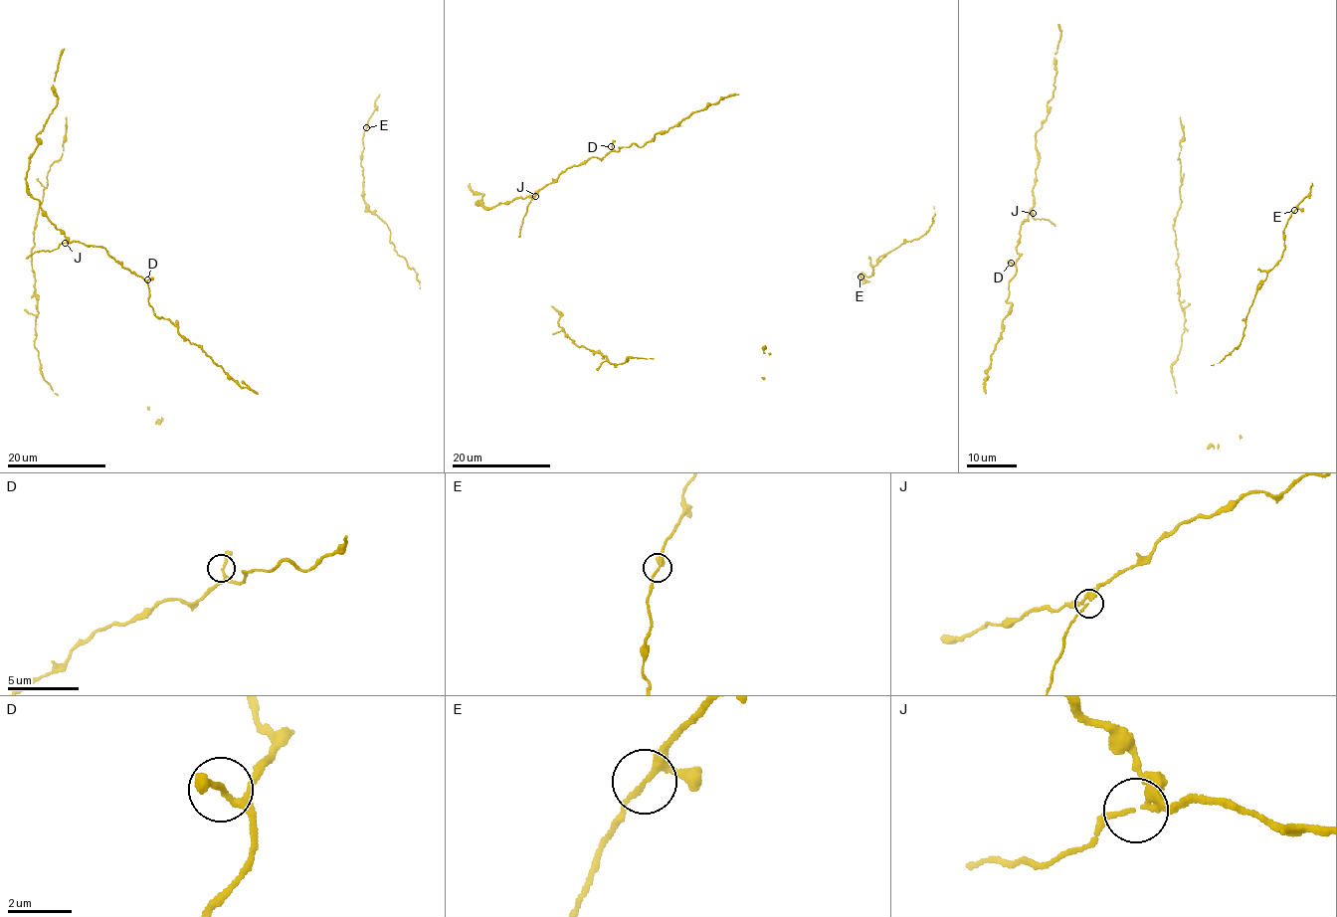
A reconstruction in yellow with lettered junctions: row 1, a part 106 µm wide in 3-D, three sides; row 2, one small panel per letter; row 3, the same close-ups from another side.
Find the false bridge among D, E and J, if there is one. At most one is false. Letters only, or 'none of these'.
none of these

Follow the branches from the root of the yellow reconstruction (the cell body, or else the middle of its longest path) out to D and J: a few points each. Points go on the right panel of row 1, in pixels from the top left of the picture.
D: (1006, 316), (1012, 303), (1007, 301), (1009, 279), (1016, 273), (1011, 263)
J: (1006, 316), (1012, 305), (1007, 301), (1009, 279), (1016, 273), (1020, 228), (1029, 213), (1033, 213)

